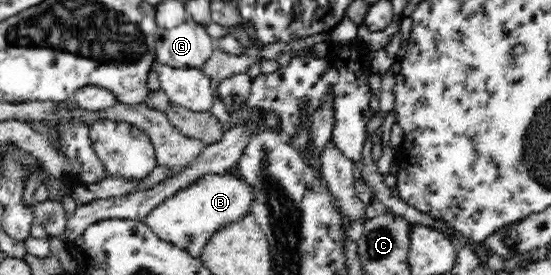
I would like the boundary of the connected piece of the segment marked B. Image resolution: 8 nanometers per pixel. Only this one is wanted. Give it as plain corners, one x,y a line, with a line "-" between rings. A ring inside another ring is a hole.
211,174
200,180
168,197
144,219
159,238
180,247
196,258
217,229
241,219
245,213
250,213
251,201
255,197
252,188
235,175

